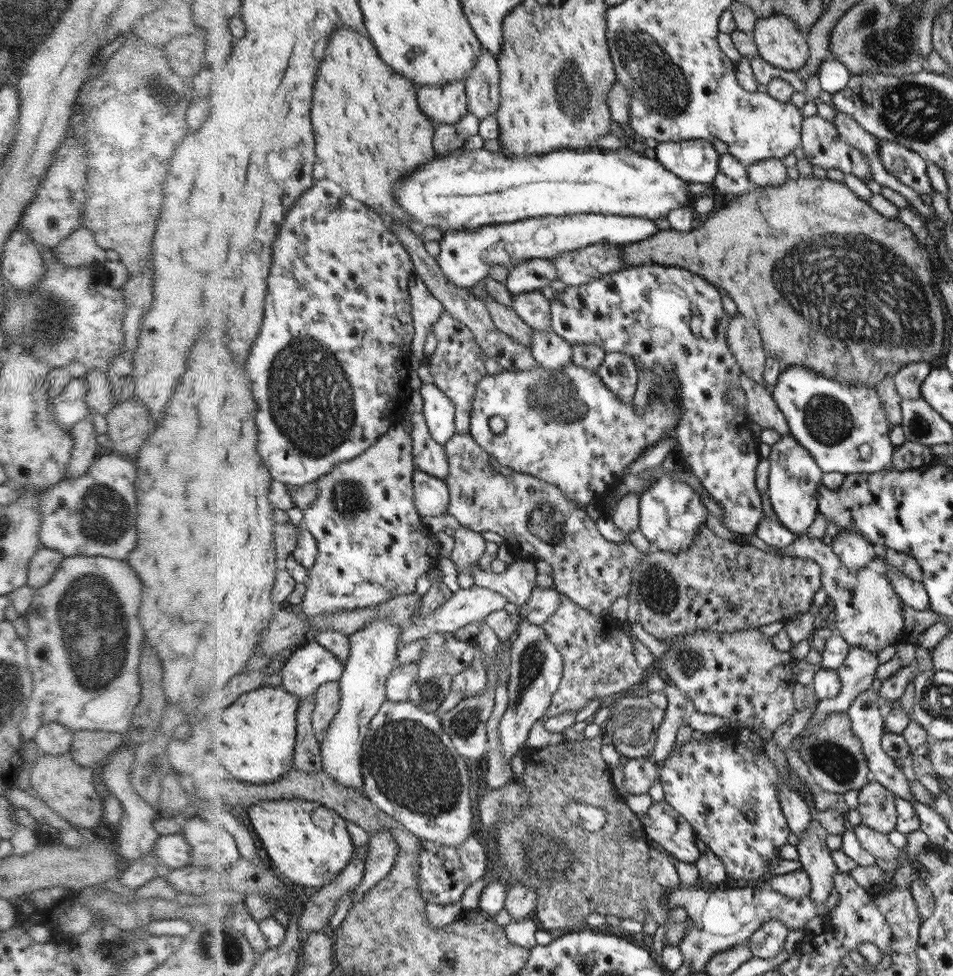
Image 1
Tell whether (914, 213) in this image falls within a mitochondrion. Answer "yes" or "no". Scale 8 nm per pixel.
no

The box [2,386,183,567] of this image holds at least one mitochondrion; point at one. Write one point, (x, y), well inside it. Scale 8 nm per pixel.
(104, 515)

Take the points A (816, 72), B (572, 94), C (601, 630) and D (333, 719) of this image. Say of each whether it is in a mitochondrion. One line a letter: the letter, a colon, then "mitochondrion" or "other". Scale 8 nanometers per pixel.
A: other
B: mitochondrion
C: other
D: other

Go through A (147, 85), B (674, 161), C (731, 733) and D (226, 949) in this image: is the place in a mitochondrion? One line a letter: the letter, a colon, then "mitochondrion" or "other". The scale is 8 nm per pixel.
A: mitochondrion
B: other
C: other
D: mitochondrion

